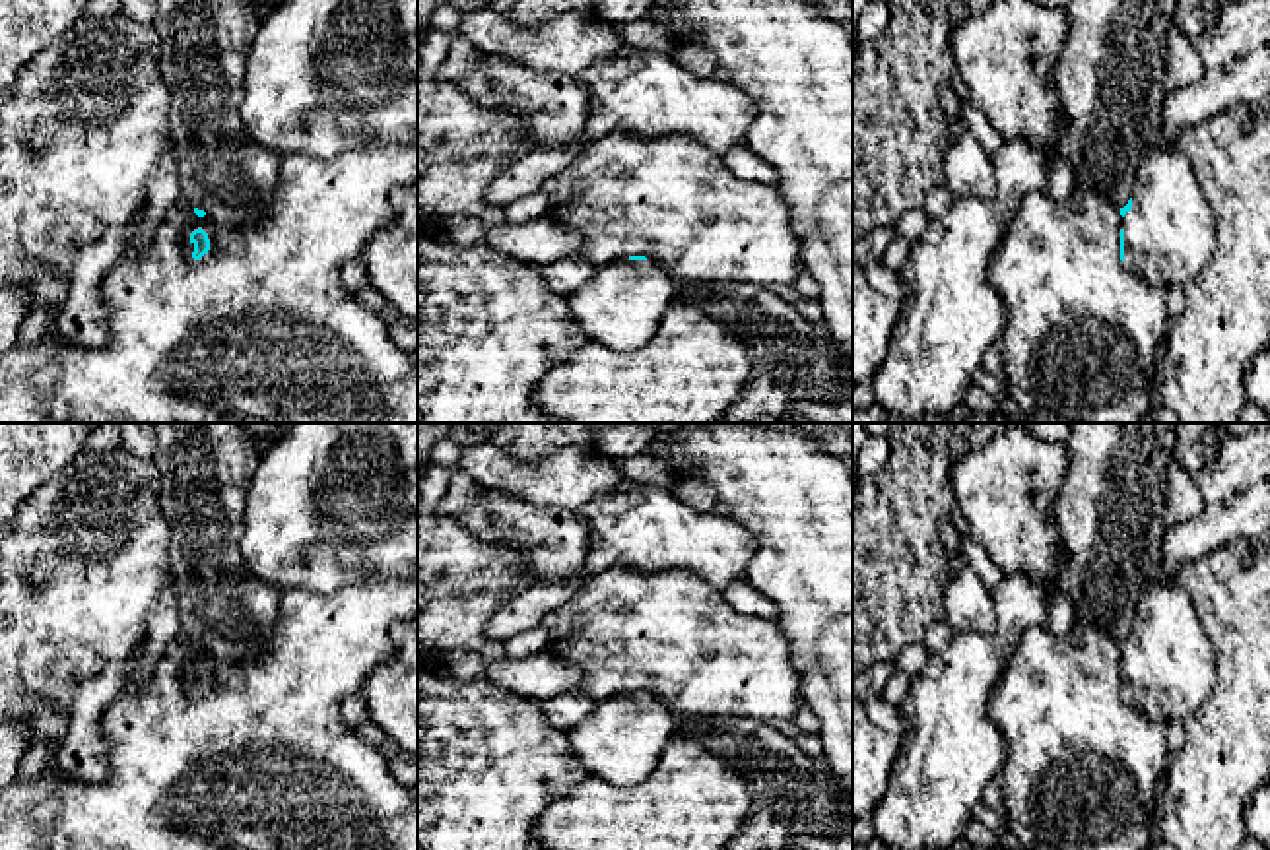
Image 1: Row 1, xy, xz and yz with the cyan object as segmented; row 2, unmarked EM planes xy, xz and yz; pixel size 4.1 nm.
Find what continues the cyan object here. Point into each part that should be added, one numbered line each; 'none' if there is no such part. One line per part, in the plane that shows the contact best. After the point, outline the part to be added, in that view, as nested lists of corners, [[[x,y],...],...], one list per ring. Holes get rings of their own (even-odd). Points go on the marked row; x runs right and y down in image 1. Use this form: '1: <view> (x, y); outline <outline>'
1: yz (1169, 239); outline [[[1179,147],[1153,149],[1140,163],[1122,229],[1124,266],[1150,285],[1185,289],[1210,264],[1214,217]]]

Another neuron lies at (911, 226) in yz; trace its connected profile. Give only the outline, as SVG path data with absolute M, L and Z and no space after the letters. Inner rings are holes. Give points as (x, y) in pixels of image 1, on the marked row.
M909 210L899 217L893 231L895 235L905 237L911 245L919 243L924 229L928 227L930 217L924 210Z

